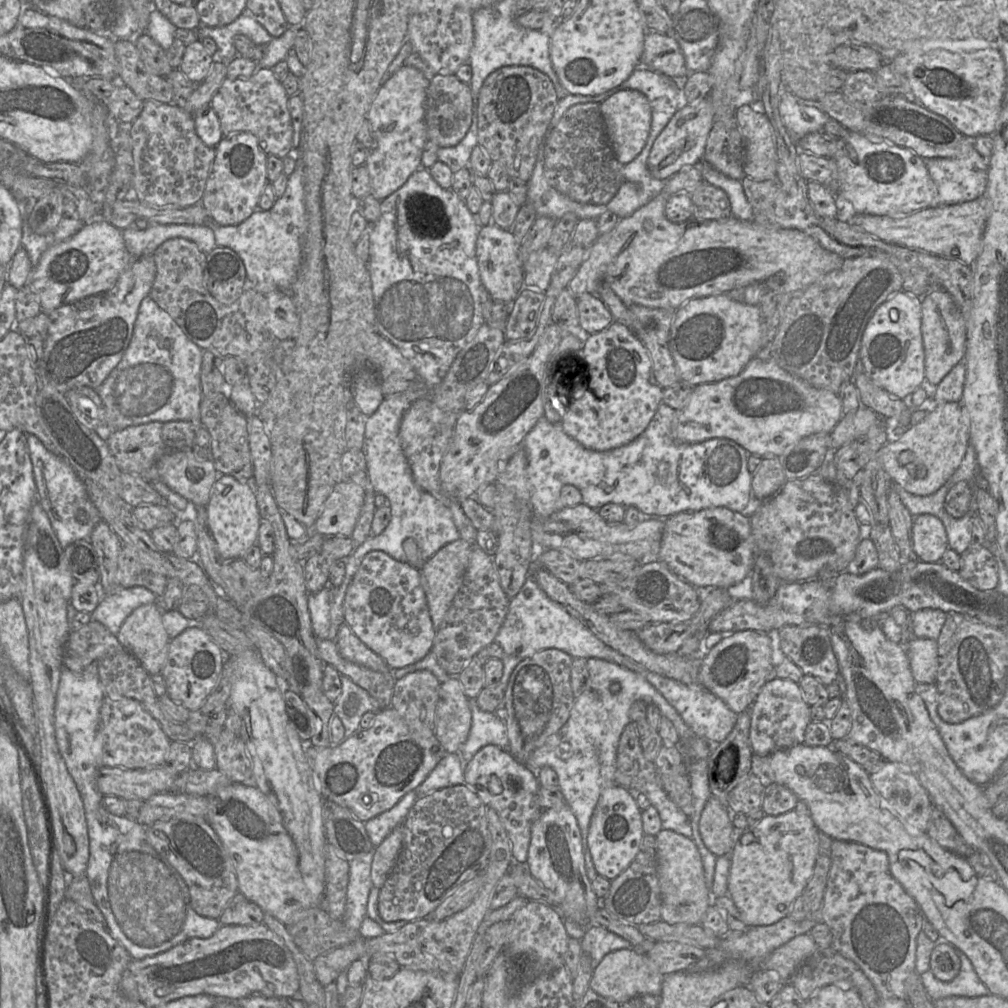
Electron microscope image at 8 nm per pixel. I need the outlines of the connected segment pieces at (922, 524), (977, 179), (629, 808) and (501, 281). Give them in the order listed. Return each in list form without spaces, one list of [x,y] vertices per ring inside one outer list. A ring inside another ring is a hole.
[[[921,514],[913,519],[912,549],[922,562],[939,562],[948,549],[943,523],[935,516]]]
[[[965,137],[965,145],[954,158],[927,158],[925,165],[937,187],[933,206],[954,205],[982,197],[988,181],[988,159],[979,154],[973,146],[973,139]]]
[[[615,785],[602,791],[588,832],[588,848],[598,875],[611,881],[635,859],[644,836],[641,813],[628,789]]]
[[[490,223],[479,229],[476,257],[481,283],[492,300],[511,304],[524,288],[521,243],[516,241],[511,230],[502,229]]]

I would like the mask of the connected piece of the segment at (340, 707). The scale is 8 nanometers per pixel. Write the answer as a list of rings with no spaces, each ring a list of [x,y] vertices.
[[[341,675],[342,690],[333,702],[333,712],[342,721],[345,738],[349,738],[360,728],[360,721],[366,712],[380,711],[378,701],[350,678]]]

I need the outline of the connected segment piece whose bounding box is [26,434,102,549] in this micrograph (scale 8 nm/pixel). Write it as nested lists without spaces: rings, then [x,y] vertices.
[[[26,434],[26,442],[37,490],[37,502],[46,511],[61,546],[64,549],[74,541],[89,540],[94,527],[102,518],[89,499],[84,481],[64,459],[49,451],[35,435]]]

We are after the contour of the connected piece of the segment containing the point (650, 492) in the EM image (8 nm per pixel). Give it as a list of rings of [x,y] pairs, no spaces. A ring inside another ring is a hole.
[[[661,402],[656,410],[656,413],[650,421],[648,427],[632,442],[627,445],[608,450],[608,451],[593,451],[583,447],[576,440],[568,436],[562,429],[560,424],[553,424],[545,417],[541,417],[531,431],[525,436],[522,443],[527,456],[527,479],[529,482],[530,503],[532,506],[532,518],[545,520],[553,513],[565,507],[561,500],[561,489],[564,485],[570,484],[577,487],[582,496],[582,503],[590,508],[598,510],[607,503],[615,503],[623,505],[625,508],[629,506],[636,507],[646,518],[658,517],[666,519],[670,516],[681,512],[699,511],[707,508],[726,507],[730,510],[741,512],[745,509],[752,497],[751,481],[753,475],[749,472],[747,461],[750,453],[735,441],[727,438],[712,438],[699,443],[679,443],[671,436],[671,429],[676,410]]]

